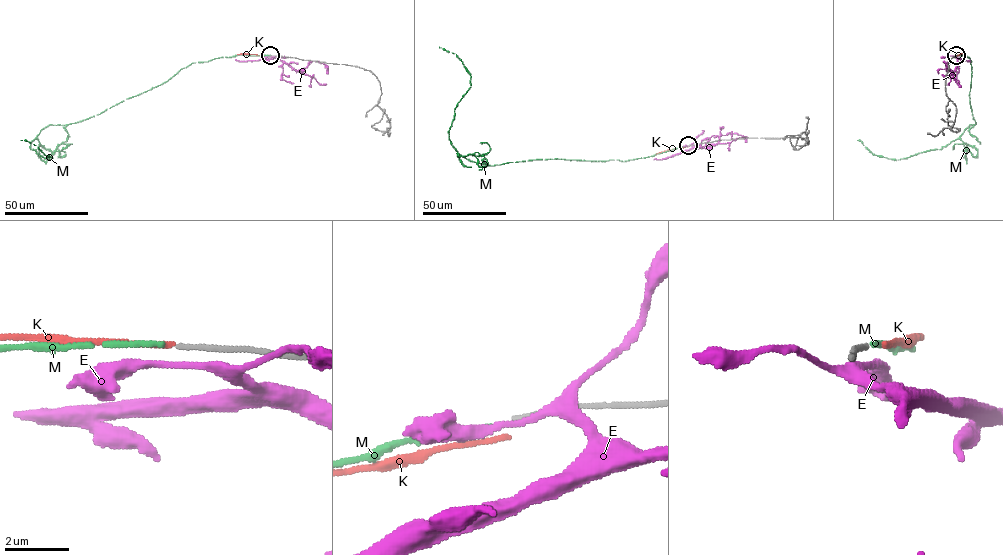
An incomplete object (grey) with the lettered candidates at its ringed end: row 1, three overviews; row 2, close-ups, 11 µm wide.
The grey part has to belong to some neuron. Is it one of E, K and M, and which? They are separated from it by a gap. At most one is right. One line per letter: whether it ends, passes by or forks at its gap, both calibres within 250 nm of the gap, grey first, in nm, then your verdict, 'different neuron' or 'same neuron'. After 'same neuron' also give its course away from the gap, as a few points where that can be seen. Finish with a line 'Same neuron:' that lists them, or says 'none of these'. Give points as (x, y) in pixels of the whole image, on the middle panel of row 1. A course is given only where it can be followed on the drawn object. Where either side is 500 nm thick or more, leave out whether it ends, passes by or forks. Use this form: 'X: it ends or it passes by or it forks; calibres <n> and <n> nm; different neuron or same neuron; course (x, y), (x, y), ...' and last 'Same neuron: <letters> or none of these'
E: it passes by; calibres 140 and 190 nm; different neuron
K: it ends; calibres 140 and 160 nm; different neuron
M: it ends; calibres 140 and 150 nm; same neuron; course (688, 145), (625, 161), (469, 161), (449, 131), (470, 74), (439, 47)
Same neuron: M

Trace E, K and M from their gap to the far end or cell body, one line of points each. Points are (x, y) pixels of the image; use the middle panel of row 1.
E: (688, 145), (713, 145), (721, 135), (729, 133), (745, 137), (746, 142)
K: (688, 146), (655, 154)
M: (688, 145), (625, 161), (469, 161), (449, 131), (470, 74), (439, 47)

